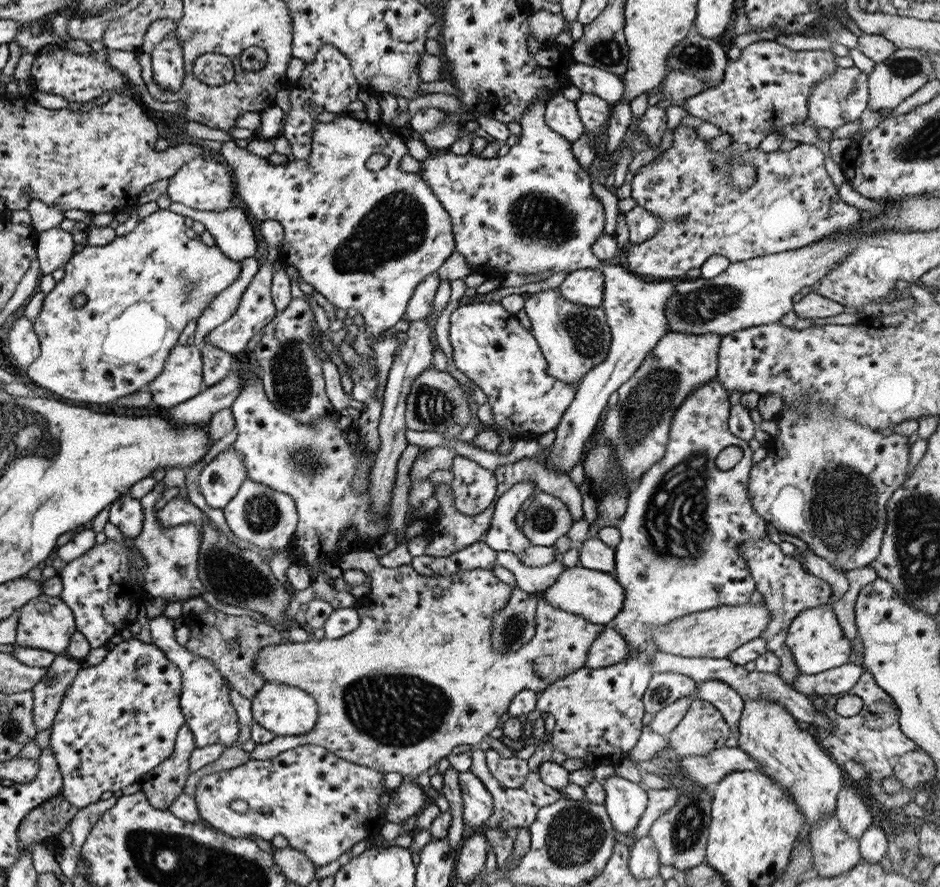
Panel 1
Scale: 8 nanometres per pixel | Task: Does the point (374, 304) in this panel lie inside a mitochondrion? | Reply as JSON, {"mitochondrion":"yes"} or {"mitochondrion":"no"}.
{"mitochondrion":"no"}

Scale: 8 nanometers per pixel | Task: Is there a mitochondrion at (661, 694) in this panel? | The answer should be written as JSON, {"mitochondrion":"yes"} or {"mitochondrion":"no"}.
{"mitochondrion":"yes"}

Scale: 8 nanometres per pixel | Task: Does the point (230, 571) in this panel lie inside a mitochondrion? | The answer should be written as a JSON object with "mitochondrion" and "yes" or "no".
{"mitochondrion":"yes"}

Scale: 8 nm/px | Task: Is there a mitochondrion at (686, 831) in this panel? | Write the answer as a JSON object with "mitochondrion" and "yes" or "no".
{"mitochondrion":"yes"}

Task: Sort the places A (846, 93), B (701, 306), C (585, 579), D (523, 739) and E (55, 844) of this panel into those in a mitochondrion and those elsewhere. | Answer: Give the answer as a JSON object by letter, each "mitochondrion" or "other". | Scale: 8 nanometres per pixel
{"A":"mitochondrion","B":"mitochondrion","C":"other","D":"other","E":"other"}

